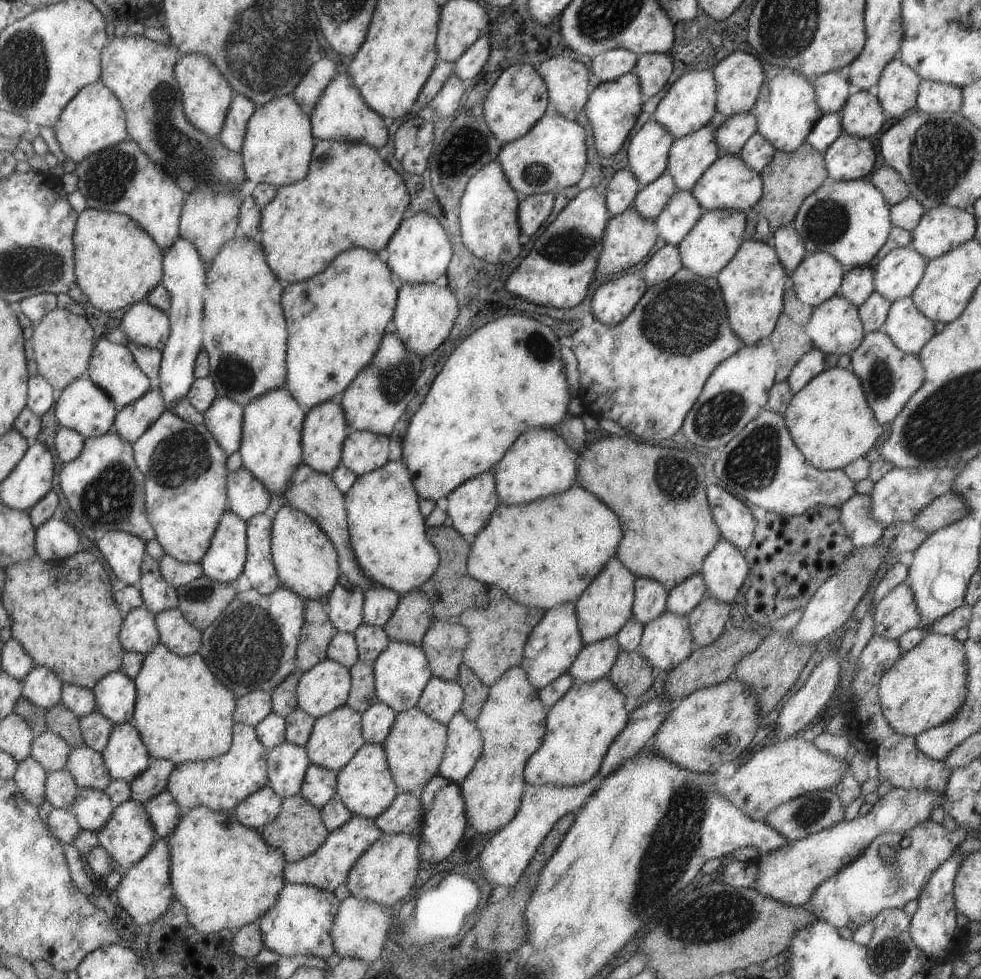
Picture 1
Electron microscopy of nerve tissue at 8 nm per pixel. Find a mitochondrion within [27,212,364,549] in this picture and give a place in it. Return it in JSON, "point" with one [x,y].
{"point":[108,500]}

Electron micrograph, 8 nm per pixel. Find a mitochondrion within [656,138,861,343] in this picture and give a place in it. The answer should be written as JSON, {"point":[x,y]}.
{"point":[826,221]}

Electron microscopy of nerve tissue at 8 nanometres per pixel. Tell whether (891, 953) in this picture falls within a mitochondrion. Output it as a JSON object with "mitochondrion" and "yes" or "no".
{"mitochondrion":"yes"}

